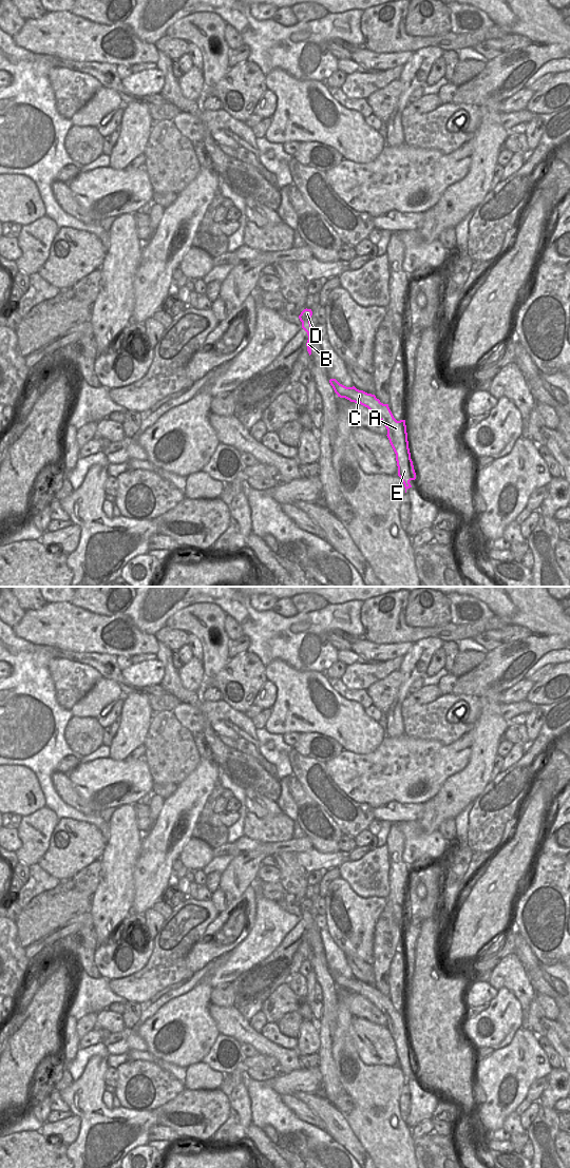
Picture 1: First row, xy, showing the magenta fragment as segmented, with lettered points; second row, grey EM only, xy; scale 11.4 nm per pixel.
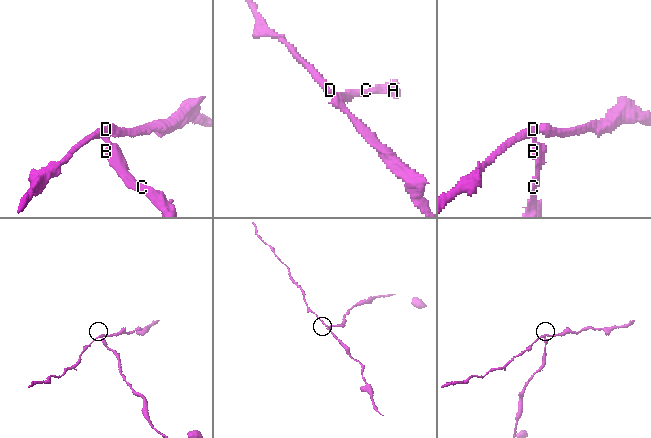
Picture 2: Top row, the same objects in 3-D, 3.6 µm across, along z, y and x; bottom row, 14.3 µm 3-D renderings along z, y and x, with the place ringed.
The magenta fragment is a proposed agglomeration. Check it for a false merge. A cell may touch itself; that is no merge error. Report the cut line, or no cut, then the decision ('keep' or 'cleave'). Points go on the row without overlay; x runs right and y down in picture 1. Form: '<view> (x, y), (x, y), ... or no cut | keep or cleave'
xy (309, 912), (302, 913) | cleave

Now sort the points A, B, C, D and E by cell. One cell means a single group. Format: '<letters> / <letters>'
A B C E / D

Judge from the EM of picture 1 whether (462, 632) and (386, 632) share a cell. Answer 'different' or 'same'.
same

